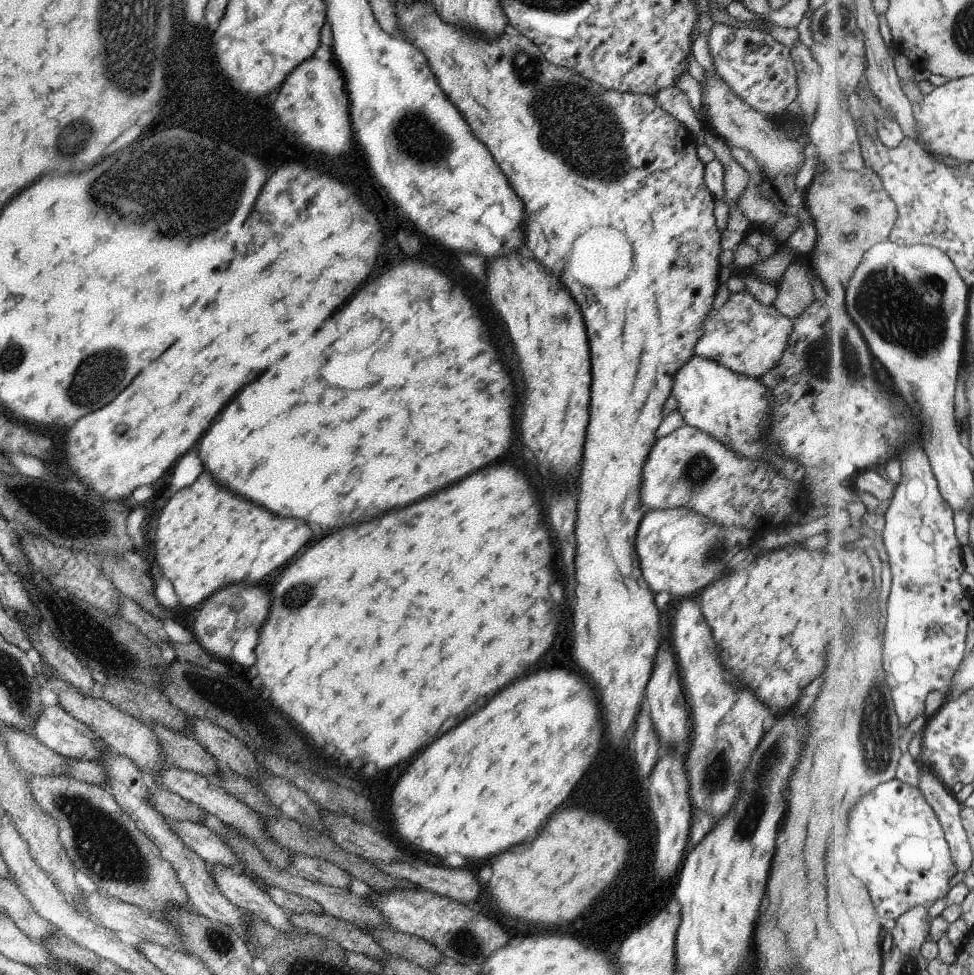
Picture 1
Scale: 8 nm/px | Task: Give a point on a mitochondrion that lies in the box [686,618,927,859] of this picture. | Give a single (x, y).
(875, 730)

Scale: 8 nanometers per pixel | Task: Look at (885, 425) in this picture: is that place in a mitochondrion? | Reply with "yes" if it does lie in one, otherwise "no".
no

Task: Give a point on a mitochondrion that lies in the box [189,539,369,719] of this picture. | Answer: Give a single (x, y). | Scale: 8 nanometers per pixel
(301, 594)

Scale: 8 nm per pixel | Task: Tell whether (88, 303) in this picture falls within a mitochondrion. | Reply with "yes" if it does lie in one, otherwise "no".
no

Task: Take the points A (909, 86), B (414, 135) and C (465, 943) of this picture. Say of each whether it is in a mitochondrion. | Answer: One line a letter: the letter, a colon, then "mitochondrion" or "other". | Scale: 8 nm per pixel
A: other
B: mitochondrion
C: mitochondrion

